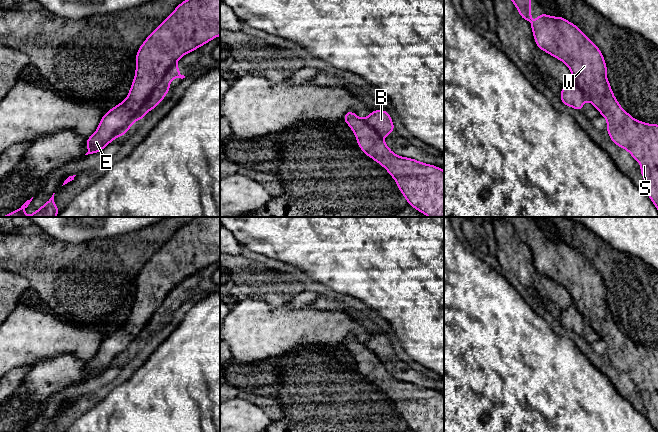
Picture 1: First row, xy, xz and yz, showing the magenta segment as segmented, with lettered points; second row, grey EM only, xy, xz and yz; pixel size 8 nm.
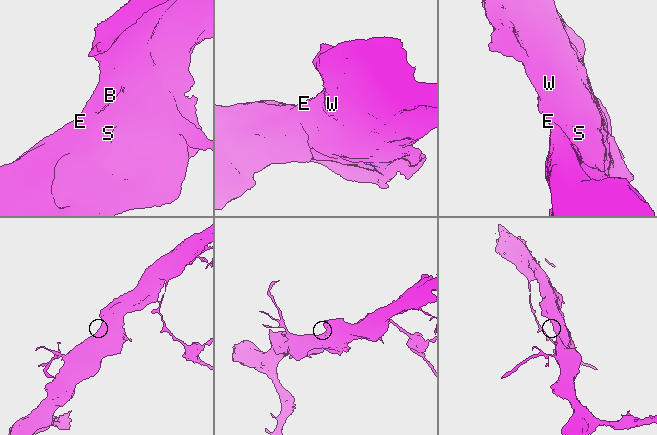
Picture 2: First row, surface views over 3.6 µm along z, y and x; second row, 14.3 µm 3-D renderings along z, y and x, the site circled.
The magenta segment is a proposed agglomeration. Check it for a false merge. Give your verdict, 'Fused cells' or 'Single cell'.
Fused cells

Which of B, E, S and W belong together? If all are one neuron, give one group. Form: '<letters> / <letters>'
B / E S W

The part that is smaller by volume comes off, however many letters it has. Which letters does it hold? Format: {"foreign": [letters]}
{"foreign": ["B"]}

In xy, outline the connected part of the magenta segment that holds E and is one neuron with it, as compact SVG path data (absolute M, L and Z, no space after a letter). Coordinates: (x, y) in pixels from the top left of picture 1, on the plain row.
M195 217L179 228L176 233L154 253L136 277L137 291L135 302L126 323L111 332L102 341L96 356L87 362L88 376L98 377L111 365L130 354L131 346L137 336L148 324L155 311L162 305L165 297L184 279L220 259L220 217Z

